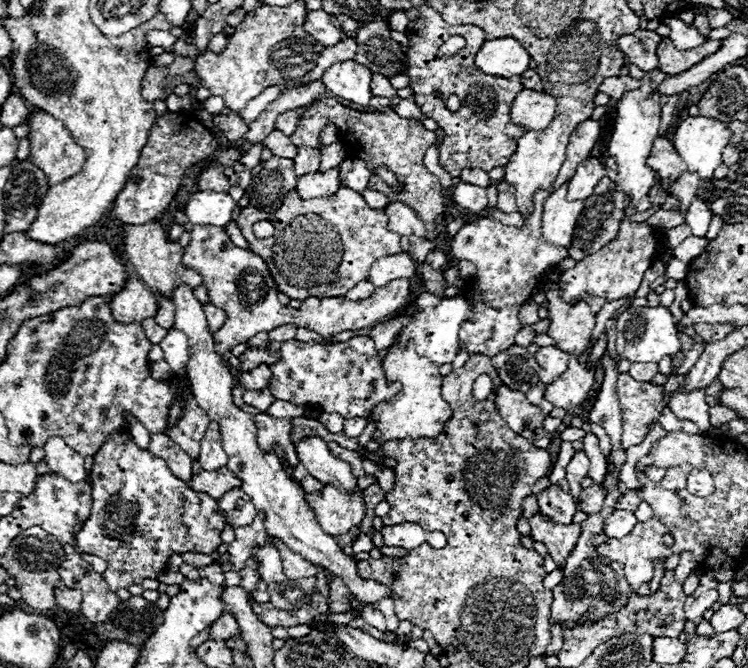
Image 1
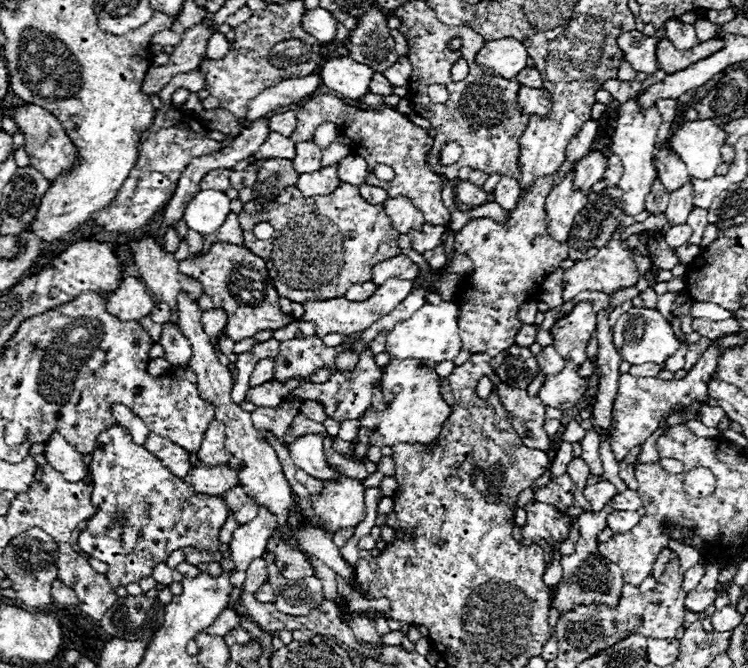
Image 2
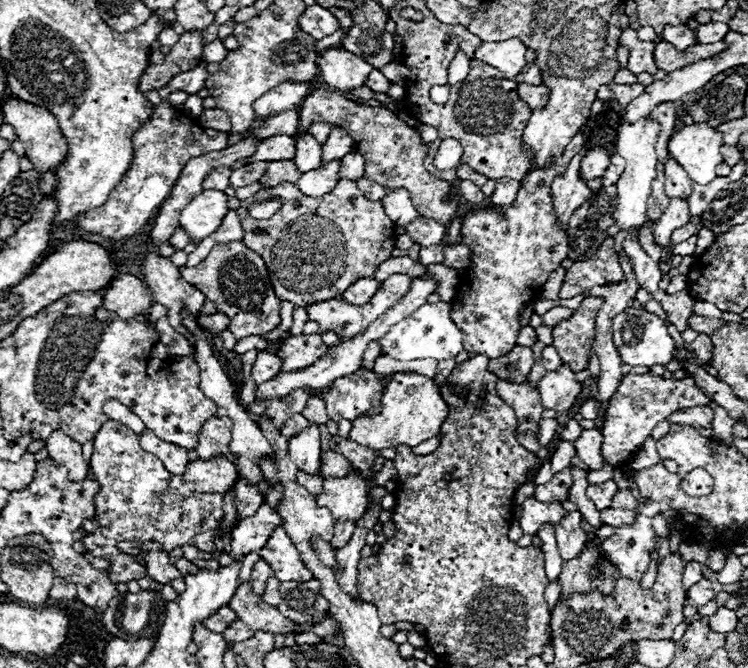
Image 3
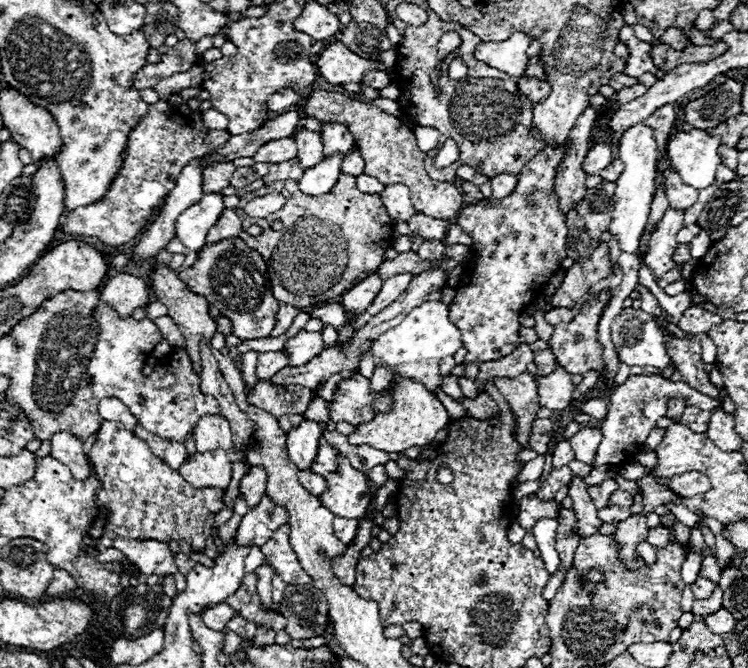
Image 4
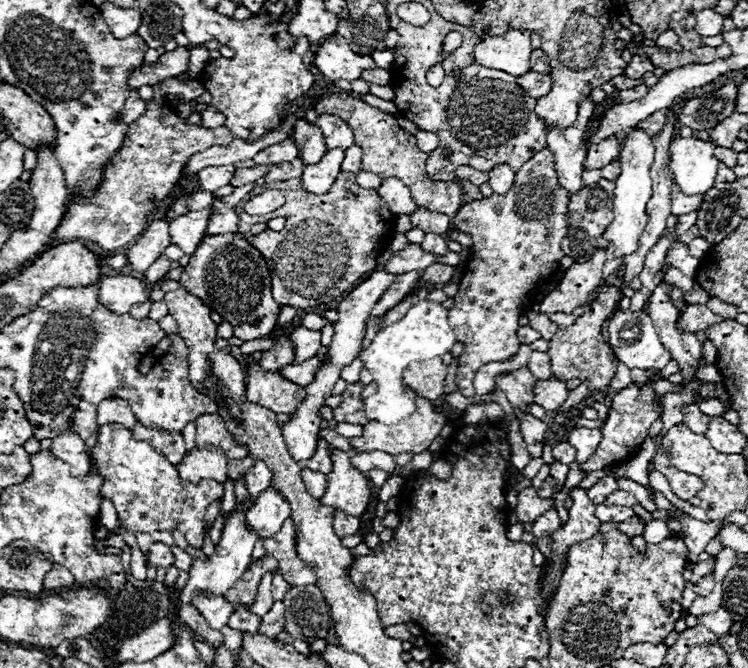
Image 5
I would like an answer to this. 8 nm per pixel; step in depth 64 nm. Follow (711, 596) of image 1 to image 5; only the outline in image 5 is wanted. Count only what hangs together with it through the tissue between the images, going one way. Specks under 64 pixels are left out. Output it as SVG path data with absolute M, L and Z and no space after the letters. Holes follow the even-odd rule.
M712 574L702 576L702 578L694 584L694 592L696 592L698 596L708 596L708 594L712 592L712 588L714 588L714 576L712 576Z

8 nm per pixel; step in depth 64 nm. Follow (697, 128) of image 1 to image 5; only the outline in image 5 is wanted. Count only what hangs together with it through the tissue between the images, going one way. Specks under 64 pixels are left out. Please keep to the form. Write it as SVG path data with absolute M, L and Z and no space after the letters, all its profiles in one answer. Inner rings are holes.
M678 136L670 142L670 170L682 192L702 194L714 186L718 170L714 148L714 142L696 136Z

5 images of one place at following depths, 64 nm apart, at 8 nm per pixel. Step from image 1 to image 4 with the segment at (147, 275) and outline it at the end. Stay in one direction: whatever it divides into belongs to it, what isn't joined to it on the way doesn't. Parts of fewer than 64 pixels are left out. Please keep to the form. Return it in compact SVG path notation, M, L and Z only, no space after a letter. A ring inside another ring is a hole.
M158 264L158 268L150 272L150 286L152 286L152 292L154 292L156 300L162 302L162 304L168 308L168 316L176 322L178 330L180 330L182 336L186 338L188 356L190 356L190 360L192 360L192 364L194 364L194 370L200 374L200 370L202 370L202 368L200 368L200 340L202 340L202 338L208 340L208 338L212 338L214 332L216 332L216 324L214 324L214 320L212 320L210 314L208 314L208 302L206 302L206 298L202 298L200 294L194 294L194 292L178 278L178 274L176 274L172 268L164 266L164 264Z

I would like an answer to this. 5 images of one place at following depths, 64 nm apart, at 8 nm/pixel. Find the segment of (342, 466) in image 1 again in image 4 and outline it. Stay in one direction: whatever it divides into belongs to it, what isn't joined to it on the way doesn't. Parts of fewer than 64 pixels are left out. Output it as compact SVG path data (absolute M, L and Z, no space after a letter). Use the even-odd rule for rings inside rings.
M304 420L300 426L290 430L286 434L286 444L288 444L288 454L292 462L300 470L310 470L316 454L318 454L318 440L320 440L320 424L312 420Z

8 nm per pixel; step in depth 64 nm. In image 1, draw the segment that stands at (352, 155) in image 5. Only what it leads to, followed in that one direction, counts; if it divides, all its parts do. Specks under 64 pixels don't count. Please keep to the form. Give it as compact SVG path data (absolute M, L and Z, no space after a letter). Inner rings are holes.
M346 160L342 162L340 170L340 184L344 188L352 188L356 192L362 192L368 188L370 182L370 170L366 168L366 164L362 160Z

